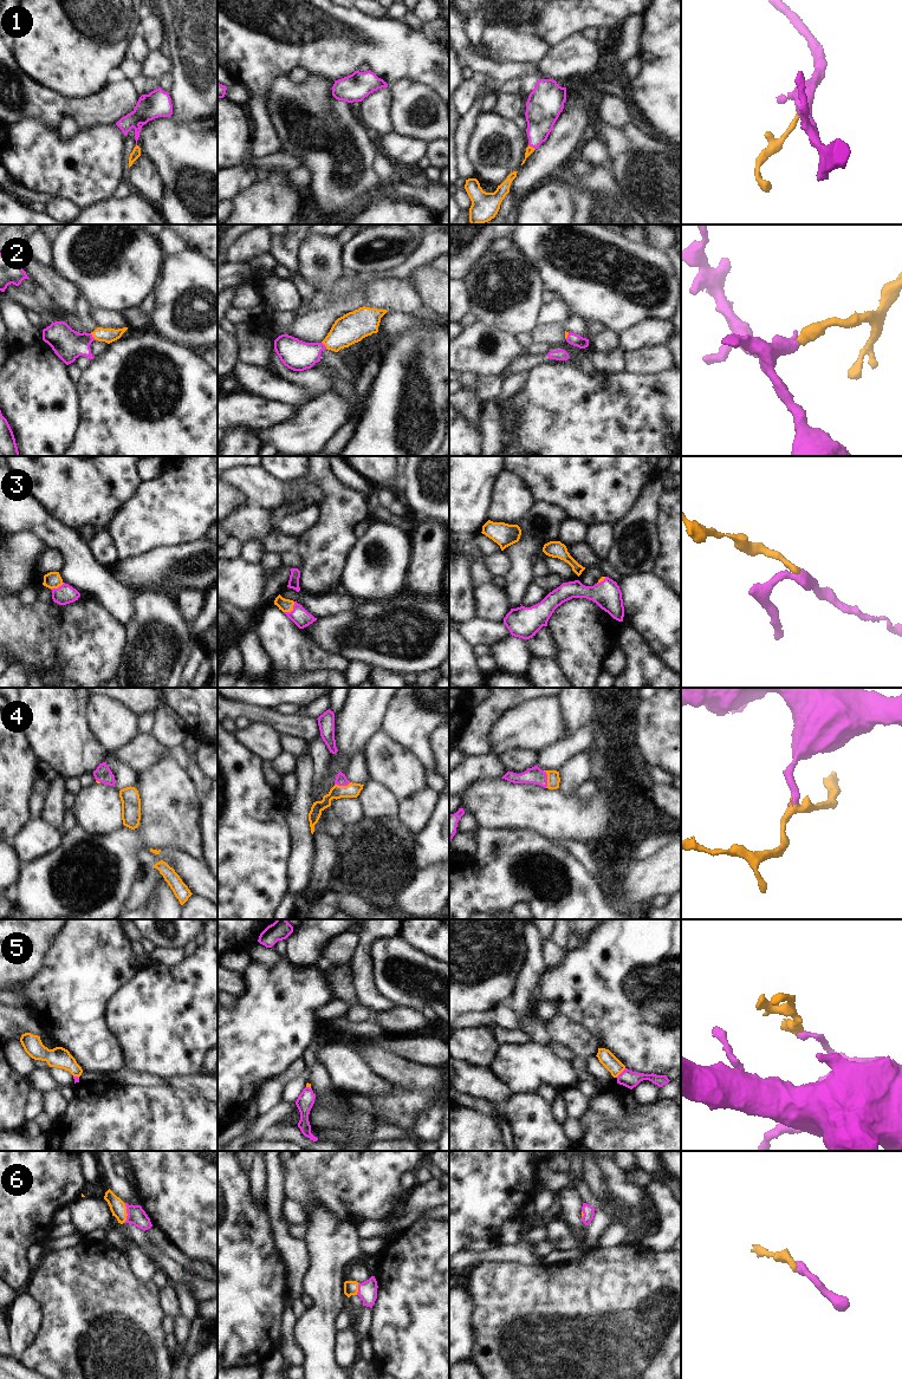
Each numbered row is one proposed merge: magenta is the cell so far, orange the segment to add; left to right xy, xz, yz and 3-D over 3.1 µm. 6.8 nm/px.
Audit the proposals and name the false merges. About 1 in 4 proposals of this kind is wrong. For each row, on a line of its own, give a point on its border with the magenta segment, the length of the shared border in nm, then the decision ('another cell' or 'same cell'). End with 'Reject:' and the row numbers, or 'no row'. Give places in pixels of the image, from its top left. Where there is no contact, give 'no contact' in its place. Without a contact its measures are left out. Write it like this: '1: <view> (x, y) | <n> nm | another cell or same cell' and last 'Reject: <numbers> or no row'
1: yz (532, 147) | 60 nm | same cell
2: xy (92, 337) | 60 nm | same cell
3: xz (291, 611) | 110 nm | same cell
4: yz (546, 779) | 120 nm | same cell
5: yz (622, 1072) | 90 nm | another cell
6: xy (127, 1212) | 140 nm | same cell
Reject: 5

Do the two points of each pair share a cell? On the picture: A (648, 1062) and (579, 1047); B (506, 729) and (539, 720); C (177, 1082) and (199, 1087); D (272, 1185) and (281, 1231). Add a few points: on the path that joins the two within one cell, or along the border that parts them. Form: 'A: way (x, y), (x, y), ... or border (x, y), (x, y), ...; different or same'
A: border (581, 1026), (594, 1036), (599, 1047); different
B: way (514, 729), (531, 726); same
C: way (182, 1084), (194, 1084); same
D: way (274, 1197), (276, 1220); same

